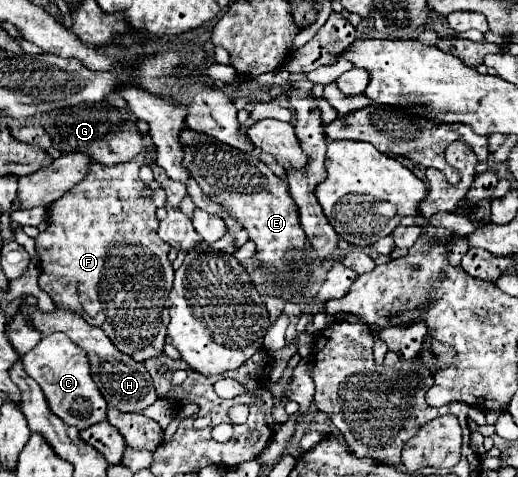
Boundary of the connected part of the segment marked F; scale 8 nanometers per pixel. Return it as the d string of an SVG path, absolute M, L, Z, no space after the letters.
M144 152L142 158L138 156L138 160L128 160L126 164L102 166L94 162L90 174L78 186L50 204L48 216L52 222L48 230L36 238L36 252L42 270L38 280L40 288L58 308L72 308L88 324L102 328L112 344L136 362L158 358L164 352L166 326L170 322L168 304L164 302L168 300L174 280L174 270L168 260L170 246L158 236L156 206L150 198L140 196L144 184L138 170L142 164L152 160L156 160L154 154Z

